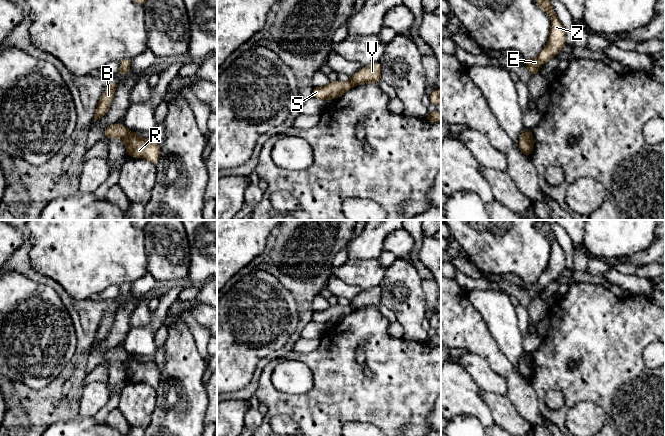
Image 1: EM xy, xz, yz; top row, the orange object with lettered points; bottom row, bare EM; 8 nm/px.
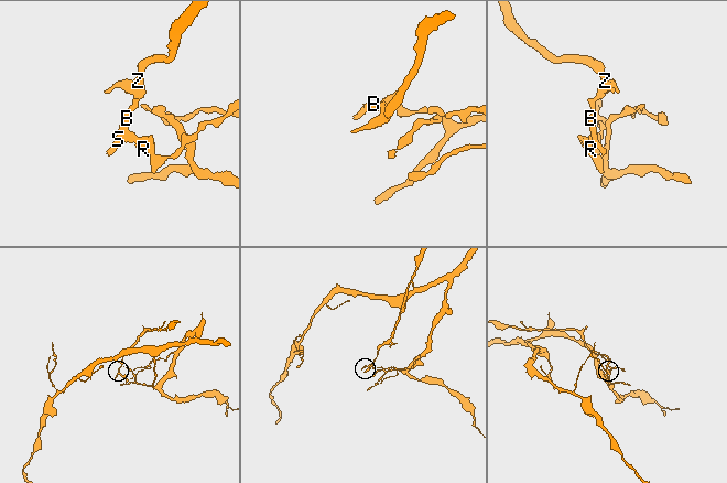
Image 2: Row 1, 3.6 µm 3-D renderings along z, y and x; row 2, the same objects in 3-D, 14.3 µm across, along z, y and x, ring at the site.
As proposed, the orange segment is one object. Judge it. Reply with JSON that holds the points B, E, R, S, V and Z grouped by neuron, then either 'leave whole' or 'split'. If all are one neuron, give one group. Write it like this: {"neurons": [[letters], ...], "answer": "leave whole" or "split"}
{"neurons": [["B", "E", "S", "Z"], ["R", "V"]], "answer": "split"}

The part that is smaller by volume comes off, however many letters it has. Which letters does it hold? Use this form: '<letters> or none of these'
B, E, S, Z

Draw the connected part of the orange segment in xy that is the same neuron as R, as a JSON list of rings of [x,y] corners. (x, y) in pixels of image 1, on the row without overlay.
[[[128,355],[122,364],[124,365],[128,380],[145,382],[154,390],[157,389],[161,375],[155,359],[149,363],[143,363],[134,355]]]

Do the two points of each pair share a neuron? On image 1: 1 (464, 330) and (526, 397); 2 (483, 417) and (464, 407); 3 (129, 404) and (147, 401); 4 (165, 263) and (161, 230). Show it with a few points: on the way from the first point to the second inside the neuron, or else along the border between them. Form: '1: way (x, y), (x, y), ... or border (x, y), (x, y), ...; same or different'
1: way (481, 344), (511, 374), (514, 380); same
2: way (478, 412), (473, 407), (469, 407); same
3: way (133, 404), (143, 401); same
4: way (165, 255), (165, 238); same

